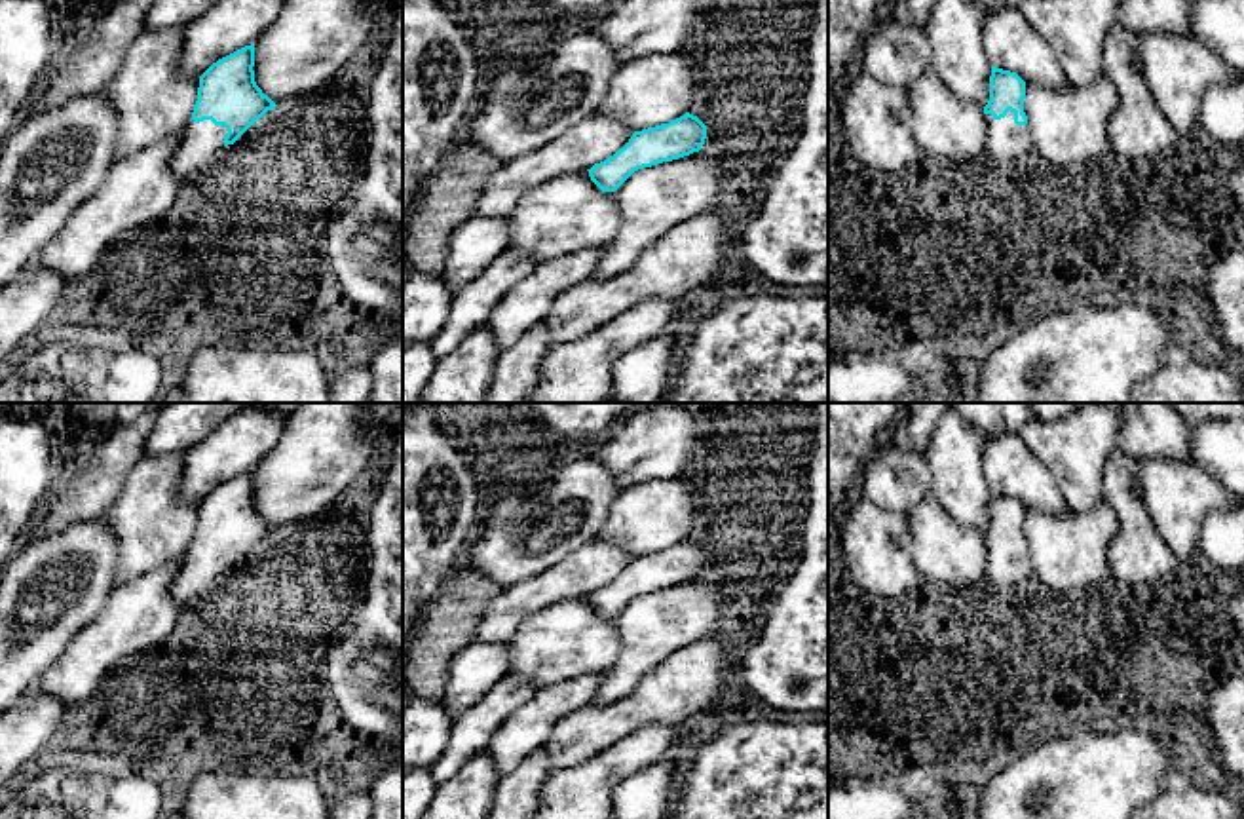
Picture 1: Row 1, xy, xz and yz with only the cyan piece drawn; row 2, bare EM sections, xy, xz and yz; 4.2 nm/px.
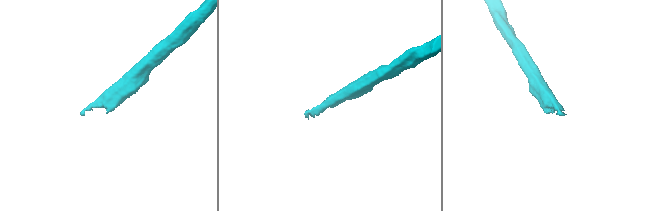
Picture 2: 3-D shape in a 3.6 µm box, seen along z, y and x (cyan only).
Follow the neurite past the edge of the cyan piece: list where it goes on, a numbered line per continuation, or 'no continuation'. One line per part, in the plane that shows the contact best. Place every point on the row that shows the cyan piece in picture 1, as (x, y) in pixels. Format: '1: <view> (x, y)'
1: xy (198, 141)

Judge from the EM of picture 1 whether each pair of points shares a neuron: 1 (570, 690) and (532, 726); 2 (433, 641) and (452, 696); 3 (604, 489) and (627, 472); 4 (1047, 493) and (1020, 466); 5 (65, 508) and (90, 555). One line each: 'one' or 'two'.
1: one
2: two
3: two
4: one
5: two

